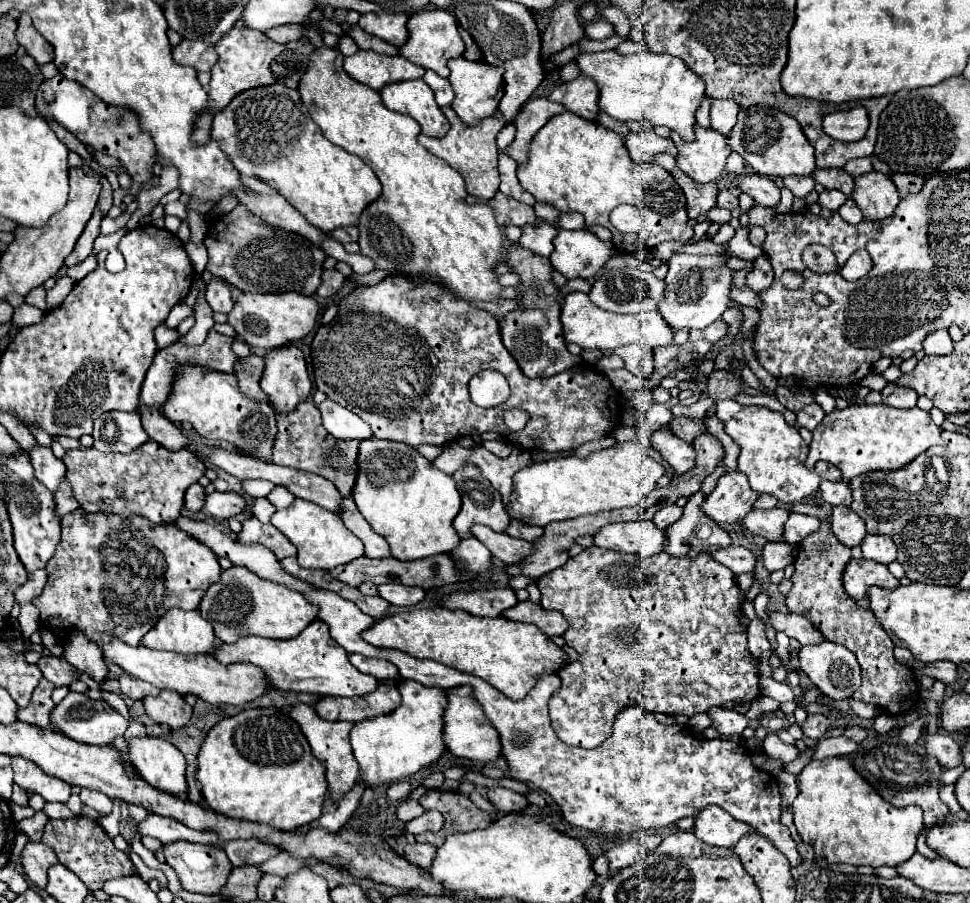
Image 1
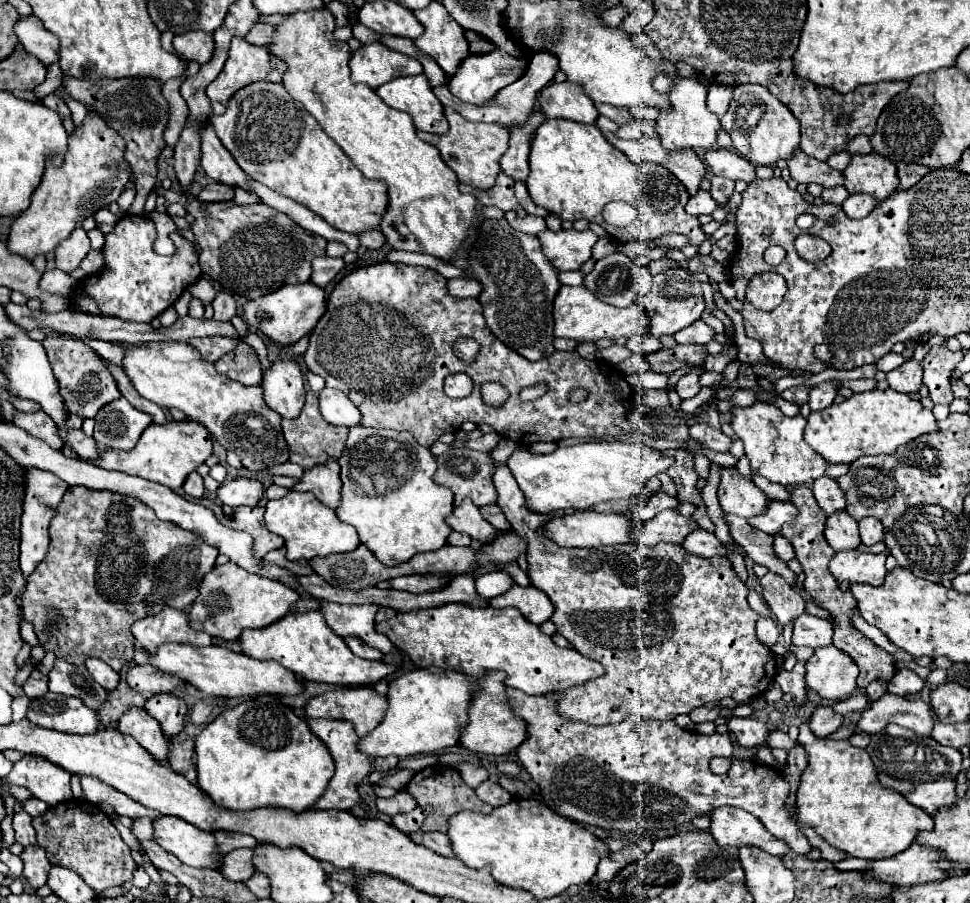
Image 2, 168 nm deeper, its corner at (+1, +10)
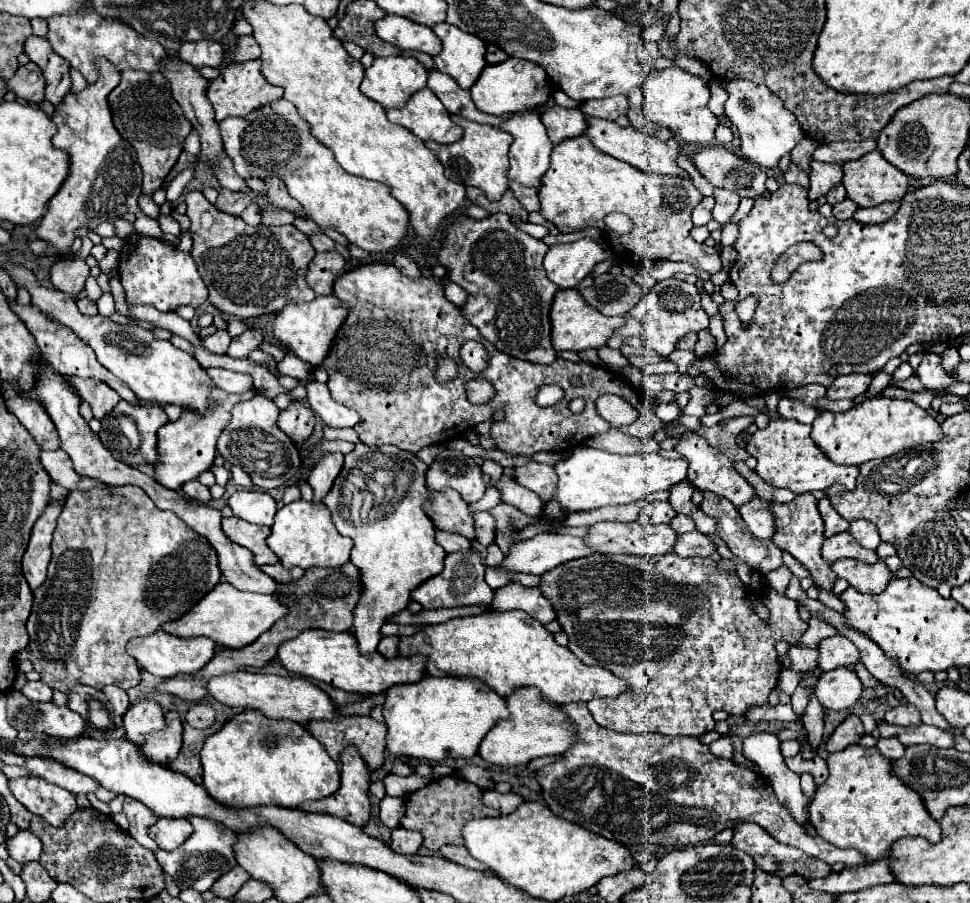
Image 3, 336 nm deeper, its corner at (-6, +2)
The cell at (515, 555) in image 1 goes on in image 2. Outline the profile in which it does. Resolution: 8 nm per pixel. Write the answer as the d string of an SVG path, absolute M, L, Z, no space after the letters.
M463 501L461 507L455 507L453 513L449 515L449 523L455 531L469 533L473 539L481 543L489 543L501 533L481 515L479 507L475 507L473 501Z

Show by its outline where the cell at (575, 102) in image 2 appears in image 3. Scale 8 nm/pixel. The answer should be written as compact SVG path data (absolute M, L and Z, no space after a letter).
M552 105L552 107L544 109L540 119L554 145L562 143L564 139L582 135L586 129L586 119L580 109L564 109L564 107Z

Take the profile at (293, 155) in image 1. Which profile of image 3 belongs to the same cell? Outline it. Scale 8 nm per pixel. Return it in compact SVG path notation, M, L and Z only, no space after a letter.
M280 99L246 117L226 117L218 125L224 151L232 157L236 173L256 179L278 175L284 179L288 193L304 207L316 225L340 231L350 243L368 253L388 251L404 239L408 231L408 211L392 197L390 187L346 173L334 161L332 151L312 137L308 123L290 101Z

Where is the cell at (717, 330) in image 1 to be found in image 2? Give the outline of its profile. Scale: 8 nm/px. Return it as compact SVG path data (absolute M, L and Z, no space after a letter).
M701 319L701 321L695 321L693 325L689 325L689 329L681 329L681 333L675 333L673 337L675 337L677 343L701 343L701 345L707 345L715 337L715 331L713 331L713 327L709 327Z

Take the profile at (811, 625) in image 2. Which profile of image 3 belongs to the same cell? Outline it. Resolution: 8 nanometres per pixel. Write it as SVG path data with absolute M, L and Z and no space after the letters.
M842 635L822 639L818 645L818 651L820 651L818 667L824 673L838 667L854 667L860 661L858 647L848 637L842 637Z

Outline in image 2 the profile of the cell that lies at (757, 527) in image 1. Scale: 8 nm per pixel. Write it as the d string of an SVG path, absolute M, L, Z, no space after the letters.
M723 469L719 485L719 503L725 513L739 517L755 517L767 511L771 499L735 469Z

